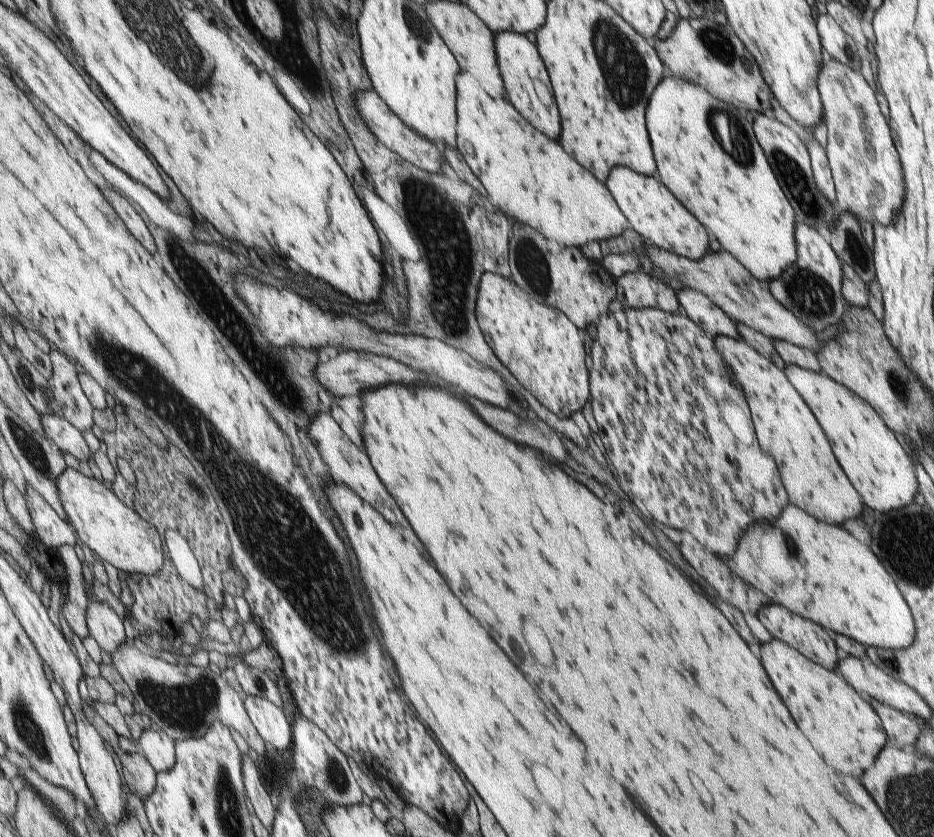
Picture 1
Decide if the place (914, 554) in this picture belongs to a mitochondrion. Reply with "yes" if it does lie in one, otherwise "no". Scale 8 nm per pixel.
yes

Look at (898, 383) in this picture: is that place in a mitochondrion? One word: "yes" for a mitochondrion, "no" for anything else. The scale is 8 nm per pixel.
yes

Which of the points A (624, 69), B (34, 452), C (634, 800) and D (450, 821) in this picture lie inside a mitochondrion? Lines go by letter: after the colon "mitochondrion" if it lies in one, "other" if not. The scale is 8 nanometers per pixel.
A: mitochondrion
B: mitochondrion
C: other
D: other

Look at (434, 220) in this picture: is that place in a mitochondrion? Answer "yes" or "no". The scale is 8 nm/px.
yes

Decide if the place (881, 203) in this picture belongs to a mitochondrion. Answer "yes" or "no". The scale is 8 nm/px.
no

